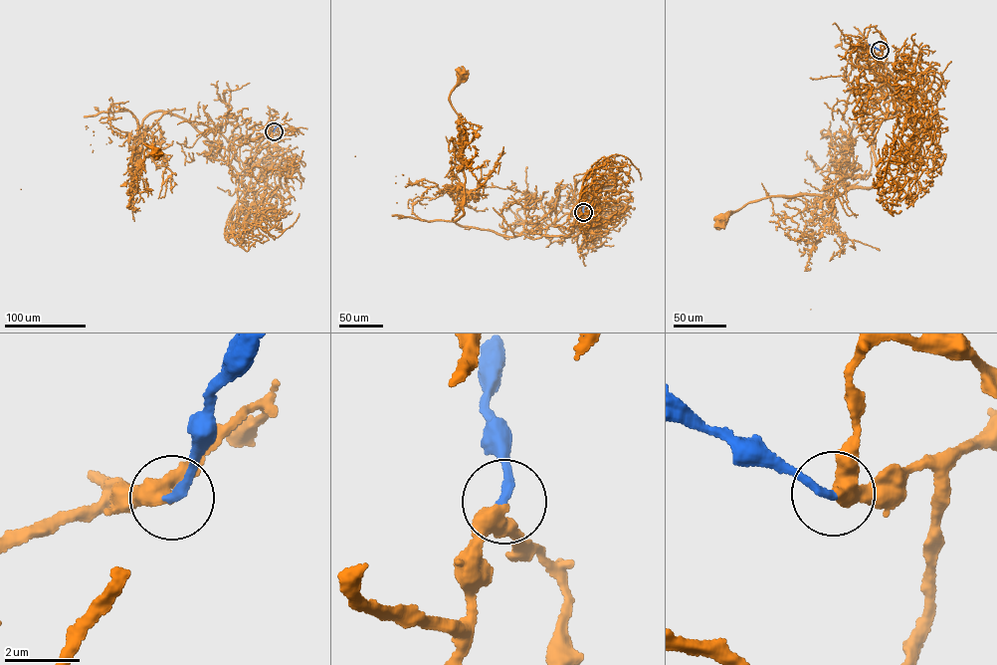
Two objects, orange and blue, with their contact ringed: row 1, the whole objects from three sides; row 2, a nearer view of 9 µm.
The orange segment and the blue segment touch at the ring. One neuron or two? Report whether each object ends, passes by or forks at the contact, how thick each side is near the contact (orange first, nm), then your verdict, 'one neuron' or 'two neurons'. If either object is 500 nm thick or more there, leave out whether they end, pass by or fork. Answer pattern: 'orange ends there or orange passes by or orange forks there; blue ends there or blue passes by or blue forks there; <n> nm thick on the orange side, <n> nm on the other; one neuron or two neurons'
orange passes by; blue ends there; 400 nm thick on the orange side, 240 nm on the other; one neuron

